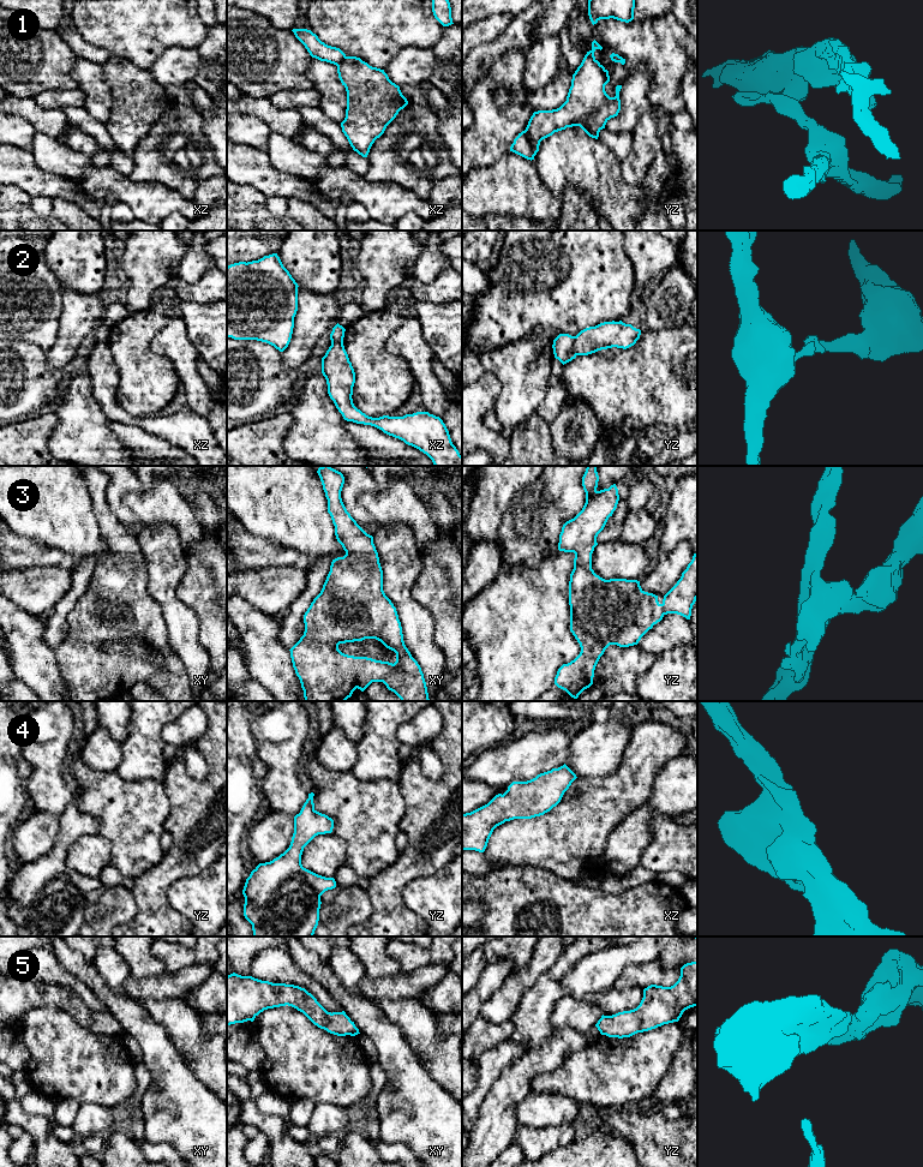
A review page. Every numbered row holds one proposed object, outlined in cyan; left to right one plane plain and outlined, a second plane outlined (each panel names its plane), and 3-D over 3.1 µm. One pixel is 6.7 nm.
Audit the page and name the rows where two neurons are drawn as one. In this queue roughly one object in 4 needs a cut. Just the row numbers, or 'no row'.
1, 2

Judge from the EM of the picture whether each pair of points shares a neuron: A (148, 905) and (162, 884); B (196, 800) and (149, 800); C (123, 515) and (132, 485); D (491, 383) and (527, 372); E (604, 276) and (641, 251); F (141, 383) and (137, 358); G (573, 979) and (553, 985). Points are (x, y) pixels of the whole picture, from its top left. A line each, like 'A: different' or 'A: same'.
A: same
B: different
C: same
D: different
E: different
F: same
G: different

